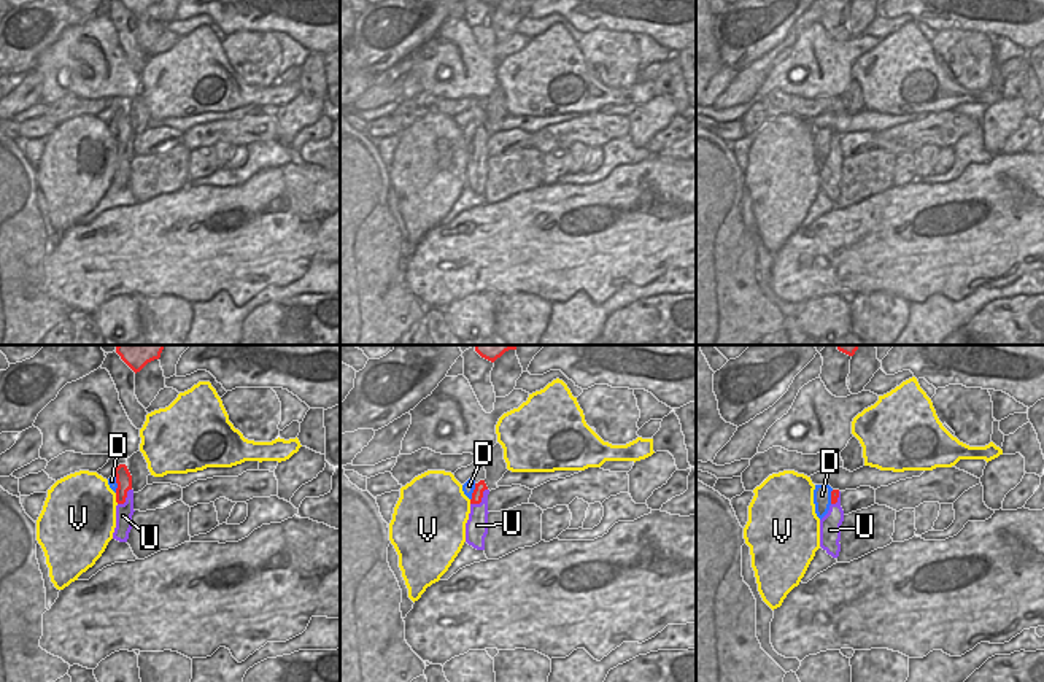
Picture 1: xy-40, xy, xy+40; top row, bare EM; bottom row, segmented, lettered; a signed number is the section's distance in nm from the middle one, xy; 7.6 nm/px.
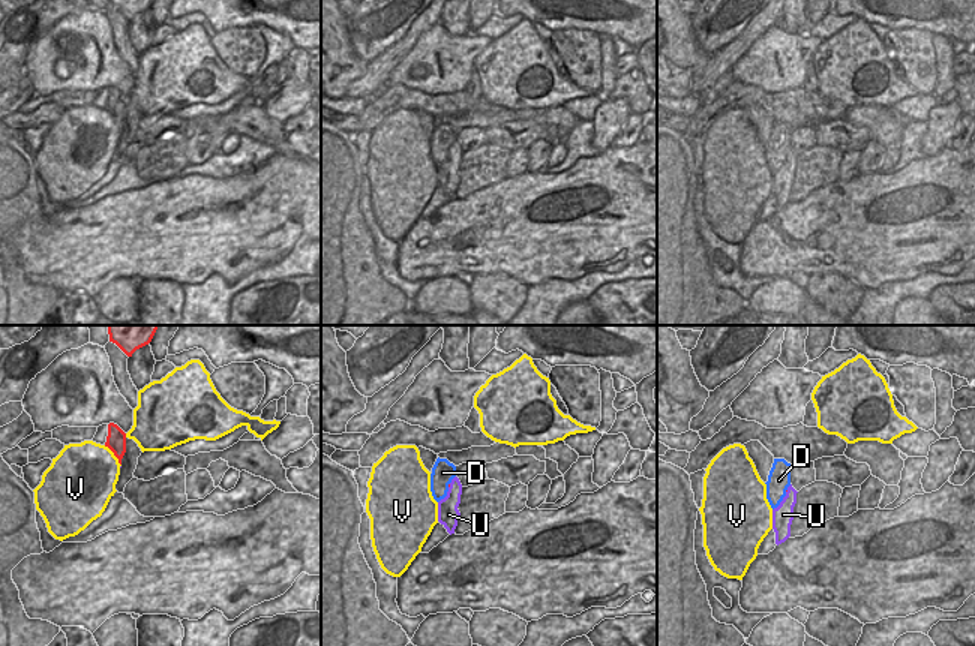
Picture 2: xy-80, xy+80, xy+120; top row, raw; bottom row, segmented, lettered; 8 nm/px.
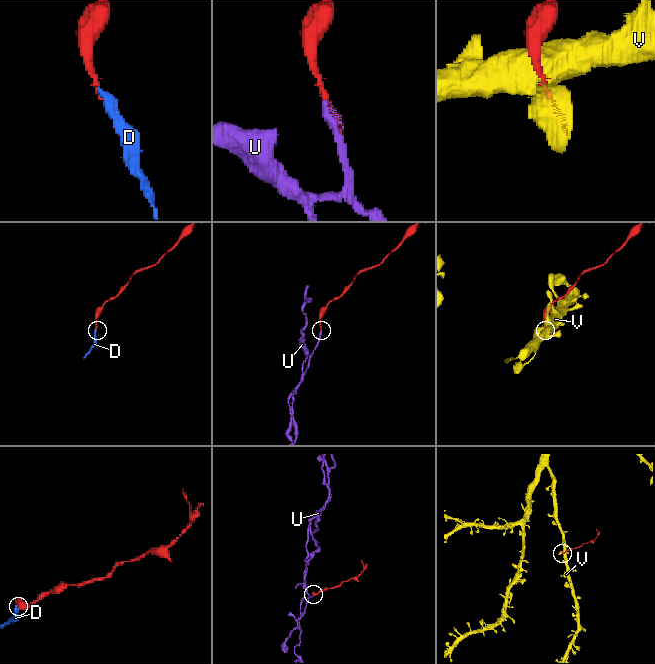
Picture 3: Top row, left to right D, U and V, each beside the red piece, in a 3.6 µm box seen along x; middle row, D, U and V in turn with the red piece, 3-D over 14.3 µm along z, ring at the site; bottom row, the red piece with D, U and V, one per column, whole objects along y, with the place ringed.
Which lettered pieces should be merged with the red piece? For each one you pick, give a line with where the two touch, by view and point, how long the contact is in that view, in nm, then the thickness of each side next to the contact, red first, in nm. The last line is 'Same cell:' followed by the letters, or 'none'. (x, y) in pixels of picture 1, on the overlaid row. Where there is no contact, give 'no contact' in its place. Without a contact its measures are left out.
D: contact xy (474, 492); length 140 nm; calibres 90 and 90 nm
Same cell: D

